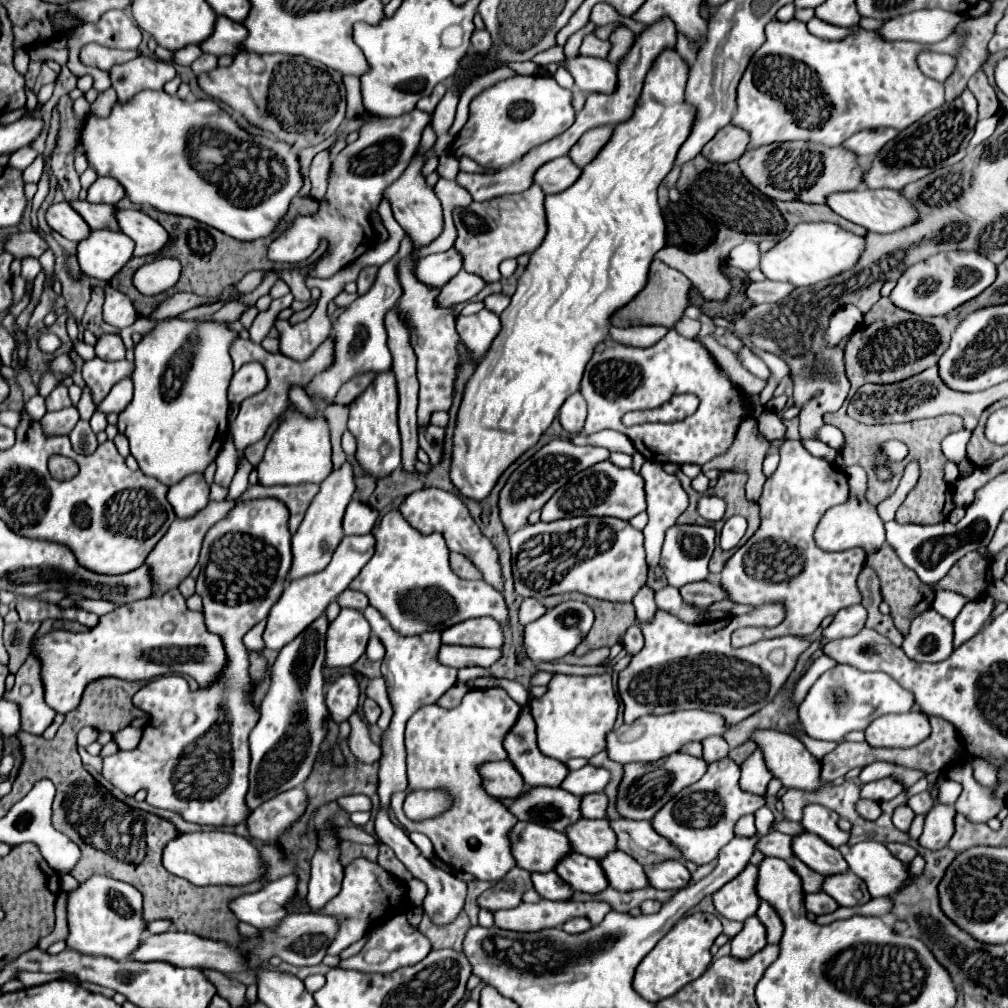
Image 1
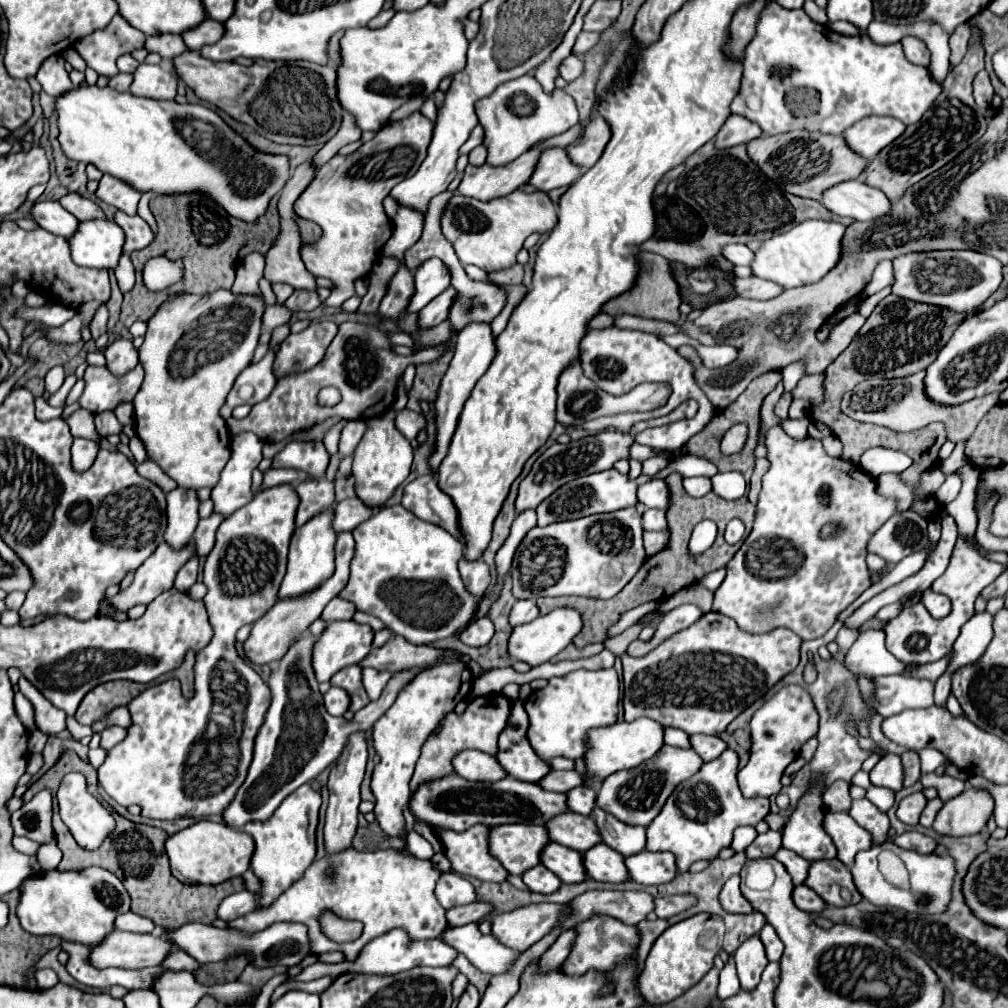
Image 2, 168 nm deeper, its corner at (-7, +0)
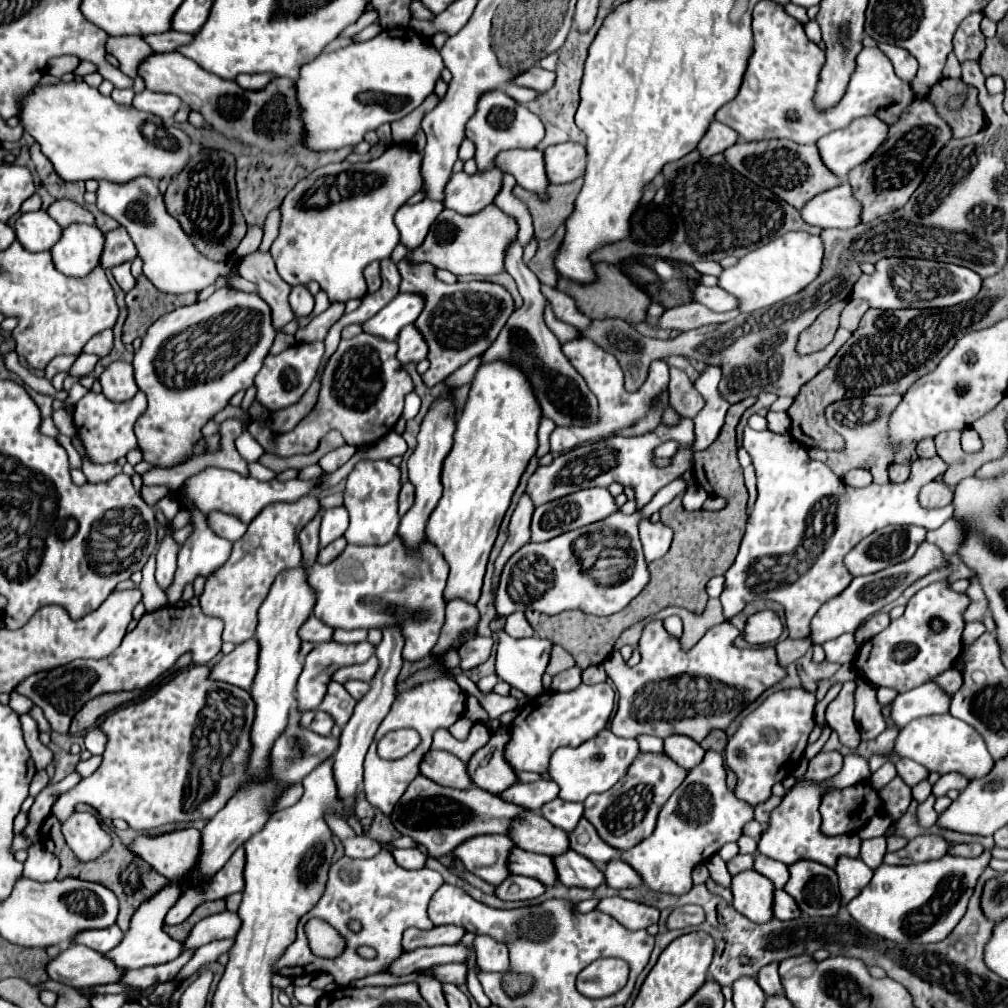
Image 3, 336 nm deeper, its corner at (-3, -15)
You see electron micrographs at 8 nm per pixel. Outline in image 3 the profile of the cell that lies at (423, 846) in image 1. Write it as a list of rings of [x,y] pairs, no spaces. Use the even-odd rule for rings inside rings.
[[[395,849],[393,851],[393,857],[395,861],[405,867],[405,869],[419,869],[419,867],[425,867],[425,855],[417,849]]]

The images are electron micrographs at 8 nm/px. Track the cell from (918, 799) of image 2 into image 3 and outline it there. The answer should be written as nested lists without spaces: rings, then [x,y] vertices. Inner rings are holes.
[[[923,779],[923,781],[919,781],[913,787],[913,799],[917,799],[919,803],[923,803],[927,799],[927,795],[931,795],[931,783],[929,783],[929,779]]]

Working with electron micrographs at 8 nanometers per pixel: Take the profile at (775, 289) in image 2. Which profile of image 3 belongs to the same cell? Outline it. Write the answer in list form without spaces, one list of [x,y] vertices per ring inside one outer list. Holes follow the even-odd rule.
[[[697,285],[691,289],[693,293],[693,303],[701,303],[711,311],[729,311],[729,309],[737,309],[735,299],[731,299],[731,295],[727,295],[727,291],[719,289],[719,287],[703,287]]]

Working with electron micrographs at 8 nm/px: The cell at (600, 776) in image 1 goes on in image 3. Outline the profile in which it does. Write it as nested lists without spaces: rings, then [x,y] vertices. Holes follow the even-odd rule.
[[[539,779],[535,783],[515,783],[503,793],[499,793],[501,799],[515,803],[525,809],[541,809],[543,803],[549,803],[551,799],[557,797],[557,787],[551,783],[551,779]]]

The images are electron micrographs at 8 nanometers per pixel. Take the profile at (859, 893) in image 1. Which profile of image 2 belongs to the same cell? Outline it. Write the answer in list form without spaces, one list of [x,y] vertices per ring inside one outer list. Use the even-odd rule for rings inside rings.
[[[841,860],[811,862],[807,886],[813,888],[829,906],[849,906],[863,900],[855,888],[851,870]]]

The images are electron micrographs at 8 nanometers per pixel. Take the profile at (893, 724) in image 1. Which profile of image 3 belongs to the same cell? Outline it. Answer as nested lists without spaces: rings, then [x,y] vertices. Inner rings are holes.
[[[949,713],[929,715],[929,717],[921,717],[921,719],[911,721],[907,727],[901,729],[893,751],[899,757],[909,757],[909,759],[917,761],[927,771],[935,771],[939,775],[957,771],[957,773],[965,775],[969,781],[979,779],[987,771],[991,771],[991,763],[993,763],[979,733],[975,733],[975,729],[971,725],[963,723],[961,719],[955,719]]]

